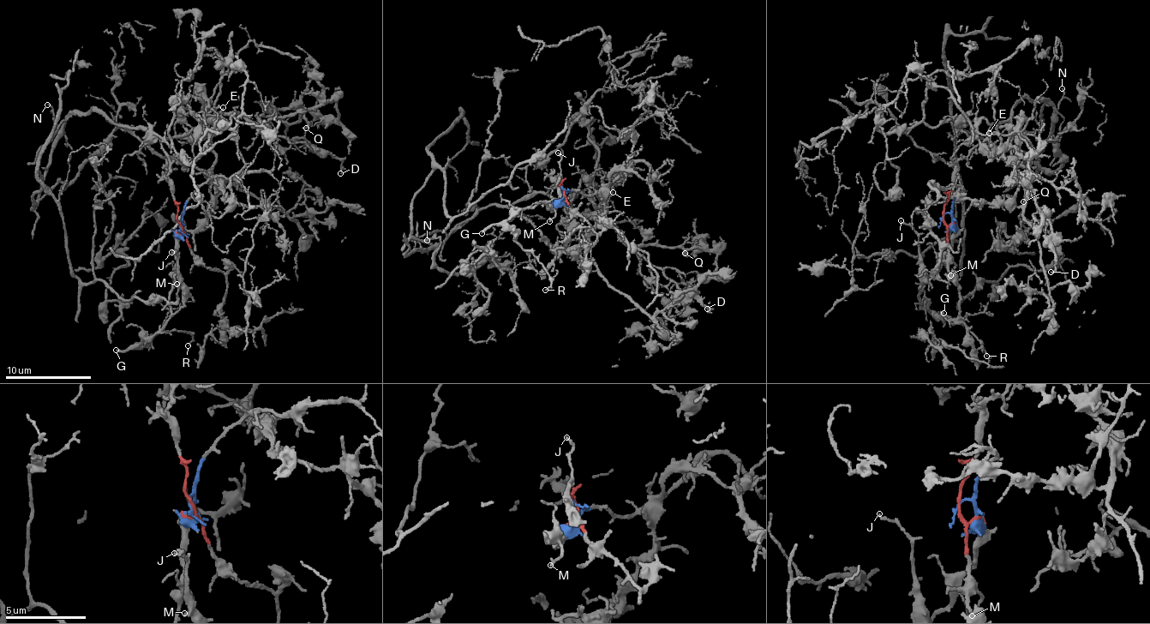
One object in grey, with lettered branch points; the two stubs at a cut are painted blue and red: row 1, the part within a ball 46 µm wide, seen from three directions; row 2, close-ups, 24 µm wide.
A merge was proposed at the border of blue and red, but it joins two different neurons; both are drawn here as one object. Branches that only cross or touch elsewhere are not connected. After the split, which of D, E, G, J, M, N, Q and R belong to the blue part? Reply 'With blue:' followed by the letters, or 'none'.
With blue: G, J, M, R

